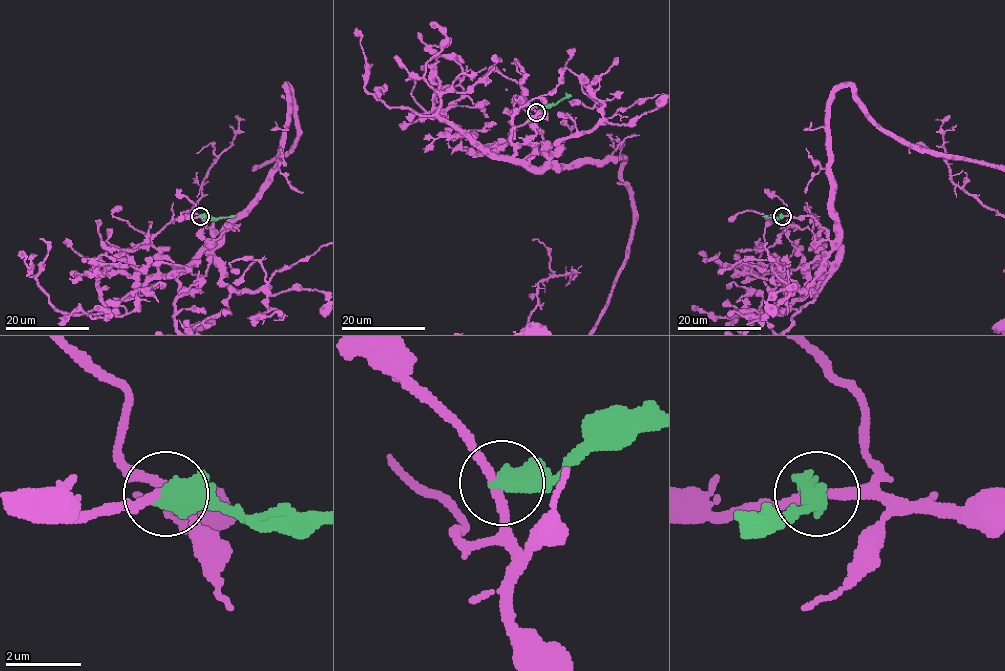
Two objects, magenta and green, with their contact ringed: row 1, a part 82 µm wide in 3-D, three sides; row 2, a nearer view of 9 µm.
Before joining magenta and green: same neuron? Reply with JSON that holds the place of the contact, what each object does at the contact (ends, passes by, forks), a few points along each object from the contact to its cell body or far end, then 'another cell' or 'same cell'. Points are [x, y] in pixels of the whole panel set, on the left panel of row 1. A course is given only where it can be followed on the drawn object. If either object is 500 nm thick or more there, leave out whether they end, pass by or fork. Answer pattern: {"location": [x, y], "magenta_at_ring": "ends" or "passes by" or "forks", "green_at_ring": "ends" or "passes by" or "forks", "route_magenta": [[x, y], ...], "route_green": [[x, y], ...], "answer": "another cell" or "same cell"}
{"location": [200, 216], "magenta_at_ring": "passes by", "green_at_ring": "passes by", "route_magenta": [[199, 216], [217, 241], [255, 199], [285, 86], [297, 140], [136, 303], [191, 324]], "route_green": [[200, 216], [220, 218], [235, 215]], "answer": "another cell"}

